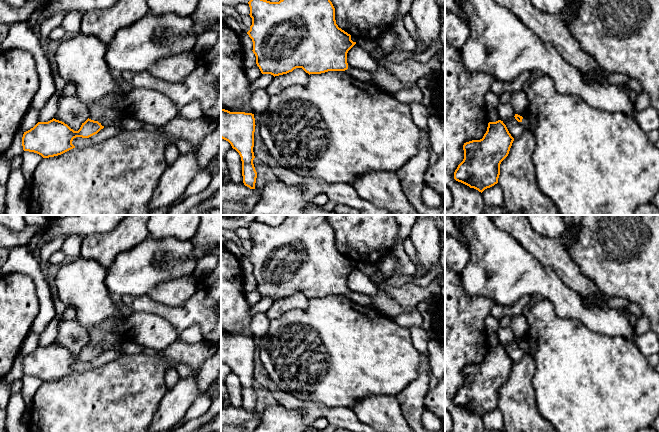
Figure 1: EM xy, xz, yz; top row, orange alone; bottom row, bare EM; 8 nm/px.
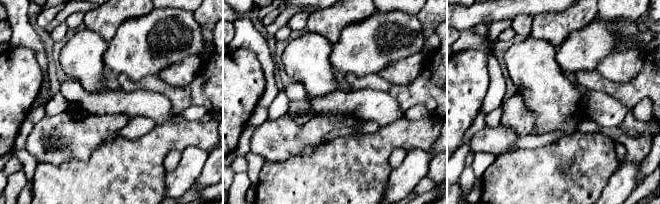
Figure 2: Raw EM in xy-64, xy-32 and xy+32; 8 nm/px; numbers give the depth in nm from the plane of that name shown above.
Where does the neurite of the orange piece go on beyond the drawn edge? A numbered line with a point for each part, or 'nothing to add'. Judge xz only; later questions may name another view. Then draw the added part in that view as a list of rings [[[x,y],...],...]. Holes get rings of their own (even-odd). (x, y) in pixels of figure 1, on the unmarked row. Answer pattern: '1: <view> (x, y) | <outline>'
nothing to add

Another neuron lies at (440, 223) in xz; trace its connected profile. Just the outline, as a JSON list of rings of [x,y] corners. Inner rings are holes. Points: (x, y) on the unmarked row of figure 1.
[[[432,215],[432,217],[437,225],[442,241],[445,238],[445,222],[438,215]]]

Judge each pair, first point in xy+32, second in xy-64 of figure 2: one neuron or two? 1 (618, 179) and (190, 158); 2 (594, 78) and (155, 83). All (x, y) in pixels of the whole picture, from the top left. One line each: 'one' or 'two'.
1: one
2: one

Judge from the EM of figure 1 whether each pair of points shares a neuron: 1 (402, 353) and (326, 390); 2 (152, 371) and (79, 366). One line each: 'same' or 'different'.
1: same
2: different

